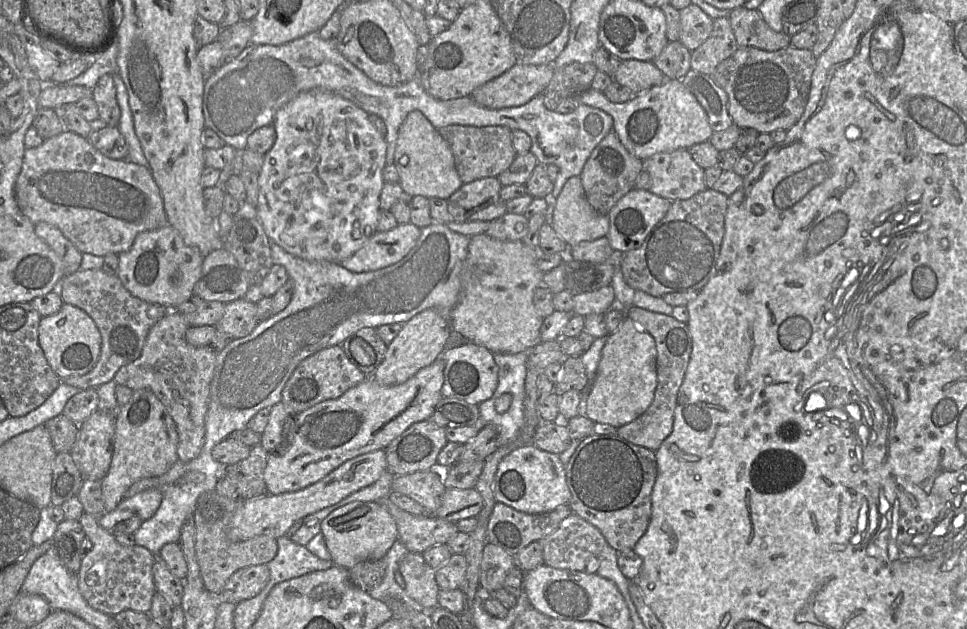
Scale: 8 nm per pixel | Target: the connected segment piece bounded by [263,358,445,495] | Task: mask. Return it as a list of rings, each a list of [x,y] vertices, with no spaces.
[[[437,358],[406,382],[381,385],[372,377],[336,399],[322,401],[295,415],[295,432],[285,454],[269,453],[263,472],[267,494],[304,489],[349,459],[386,447],[412,424],[428,420],[443,398],[445,362]]]

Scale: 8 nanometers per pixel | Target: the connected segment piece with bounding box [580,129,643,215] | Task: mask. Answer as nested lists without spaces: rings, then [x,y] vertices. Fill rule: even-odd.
[[[612,129],[593,149],[580,178],[586,199],[599,214],[608,215],[616,203],[634,189],[635,181],[643,171],[643,160],[630,153]]]

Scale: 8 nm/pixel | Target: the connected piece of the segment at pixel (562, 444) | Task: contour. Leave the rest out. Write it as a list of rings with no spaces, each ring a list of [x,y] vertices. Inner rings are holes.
[[[561,413],[554,422],[541,422],[537,427],[533,444],[547,452],[560,454],[571,444],[572,439],[567,428],[568,420],[564,419]]]

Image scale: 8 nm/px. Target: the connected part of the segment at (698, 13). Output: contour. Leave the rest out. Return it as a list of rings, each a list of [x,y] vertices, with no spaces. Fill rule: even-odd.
[[[693,3],[681,9],[679,15],[679,42],[692,52],[710,36],[713,19]]]

